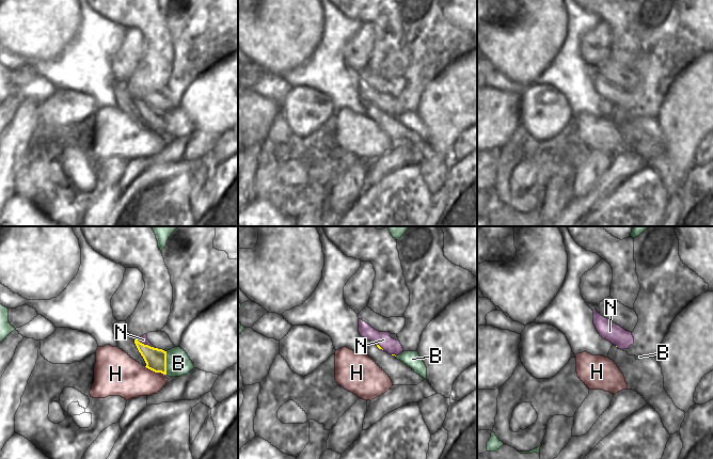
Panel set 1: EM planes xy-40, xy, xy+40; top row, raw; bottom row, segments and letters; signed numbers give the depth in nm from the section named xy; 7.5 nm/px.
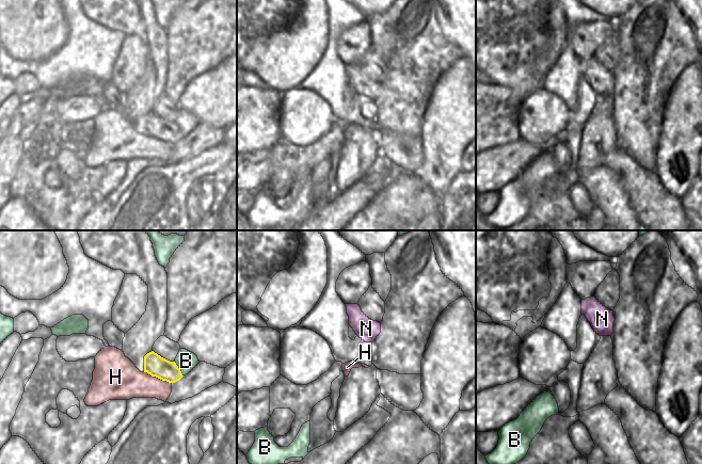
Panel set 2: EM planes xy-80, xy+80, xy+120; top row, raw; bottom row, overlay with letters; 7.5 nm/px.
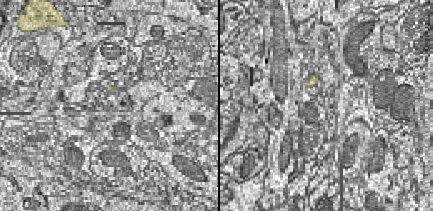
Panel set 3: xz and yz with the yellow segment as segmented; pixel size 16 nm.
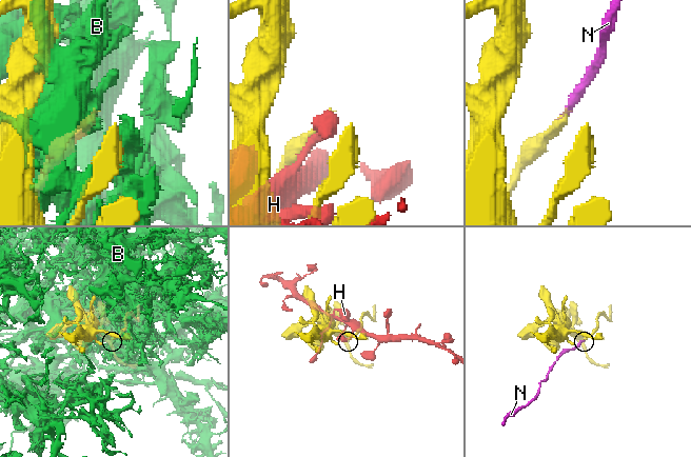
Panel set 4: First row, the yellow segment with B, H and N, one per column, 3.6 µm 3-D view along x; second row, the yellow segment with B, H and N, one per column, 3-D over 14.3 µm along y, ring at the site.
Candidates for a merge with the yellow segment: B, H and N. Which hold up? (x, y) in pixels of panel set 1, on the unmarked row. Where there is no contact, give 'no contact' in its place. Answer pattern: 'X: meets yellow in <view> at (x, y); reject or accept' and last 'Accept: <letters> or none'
B: meets yellow in xy-40 at (165, 124); reject
H: meets yellow in xy-40 at (155, 132); reject
N: meets yellow in xy-40 at (146, 106); accept
Accept: N

